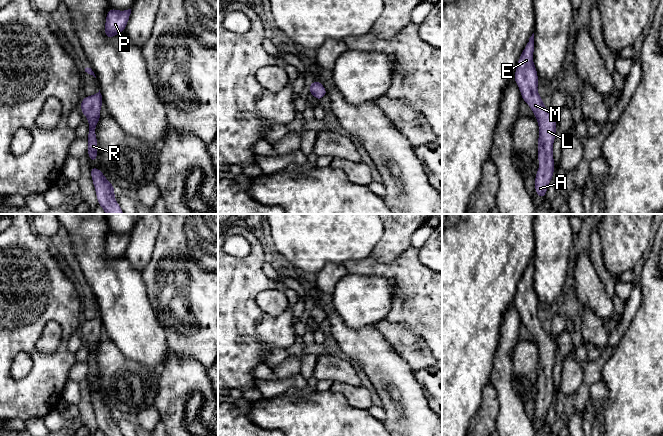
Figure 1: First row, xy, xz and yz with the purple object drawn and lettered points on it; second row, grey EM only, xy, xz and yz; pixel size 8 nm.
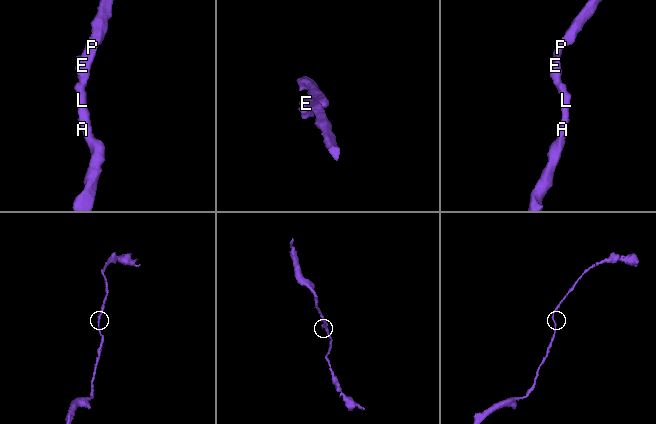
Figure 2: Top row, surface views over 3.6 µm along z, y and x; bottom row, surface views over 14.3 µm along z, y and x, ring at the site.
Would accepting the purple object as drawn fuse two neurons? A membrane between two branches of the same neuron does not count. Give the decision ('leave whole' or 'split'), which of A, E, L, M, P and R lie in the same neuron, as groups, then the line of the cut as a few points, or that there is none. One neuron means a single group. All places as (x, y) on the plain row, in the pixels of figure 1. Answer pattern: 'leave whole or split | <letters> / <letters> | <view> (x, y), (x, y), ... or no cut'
leave whole | A E L M P R | no cut

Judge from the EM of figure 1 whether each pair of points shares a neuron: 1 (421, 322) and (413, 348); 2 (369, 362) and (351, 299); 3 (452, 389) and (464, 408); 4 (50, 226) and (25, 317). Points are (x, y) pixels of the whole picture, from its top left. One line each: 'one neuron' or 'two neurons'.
1: two neurons
2: two neurons
3: one neuron
4: two neurons

